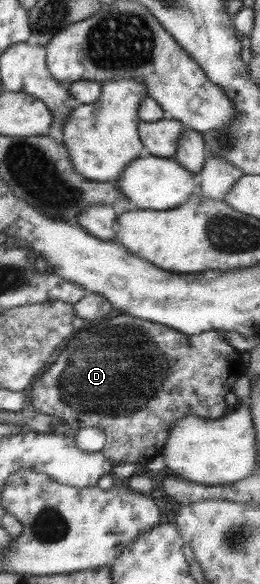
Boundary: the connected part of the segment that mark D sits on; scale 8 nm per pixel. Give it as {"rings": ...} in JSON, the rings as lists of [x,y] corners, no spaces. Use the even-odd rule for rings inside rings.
{"rings":[[[120,315],[88,323],[84,357],[80,349],[74,351],[66,347],[64,351],[58,351],[28,388],[28,404],[38,413],[52,415],[70,427],[100,428],[106,438],[101,452],[110,464],[146,465],[160,454],[171,425],[182,416],[187,413],[203,418],[224,416],[227,413],[224,397],[230,393],[234,381],[243,376],[243,368],[241,352],[230,345],[222,330],[186,335],[167,325]]]}

